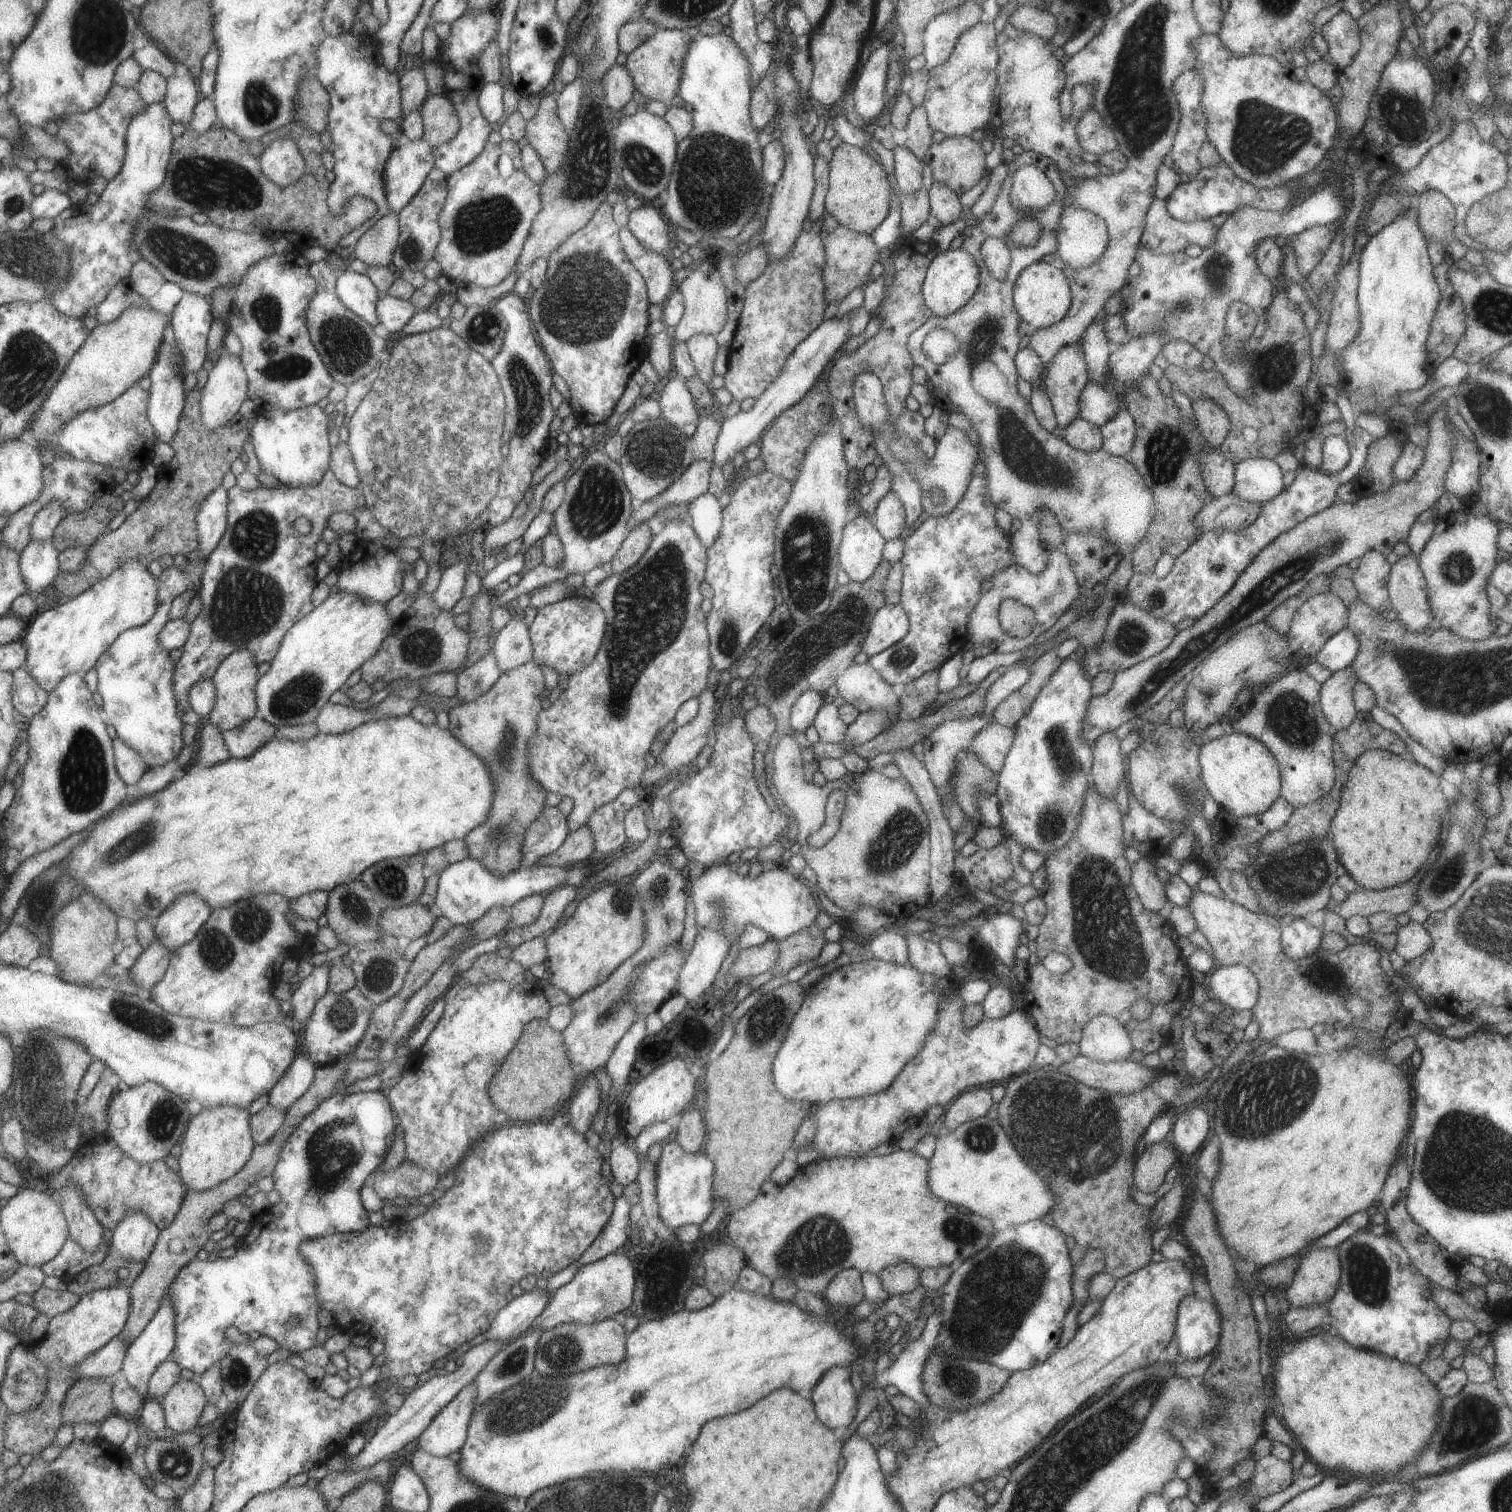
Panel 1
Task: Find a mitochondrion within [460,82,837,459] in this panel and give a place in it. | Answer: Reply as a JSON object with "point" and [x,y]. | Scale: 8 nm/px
{"point":[582,302]}

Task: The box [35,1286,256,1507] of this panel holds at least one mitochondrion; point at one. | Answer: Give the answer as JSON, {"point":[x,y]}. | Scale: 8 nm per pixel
{"point":[177,1466]}

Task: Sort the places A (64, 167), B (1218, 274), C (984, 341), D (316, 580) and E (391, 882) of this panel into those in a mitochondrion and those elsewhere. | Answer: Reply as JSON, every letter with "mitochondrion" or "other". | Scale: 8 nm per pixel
{"A":"other","B":"mitochondrion","C":"mitochondrion","D":"other","E":"mitochondrion"}

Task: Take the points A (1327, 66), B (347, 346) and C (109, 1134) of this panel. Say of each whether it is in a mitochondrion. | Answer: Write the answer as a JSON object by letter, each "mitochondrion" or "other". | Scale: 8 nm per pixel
{"A":"other","B":"mitochondrion","C":"other"}

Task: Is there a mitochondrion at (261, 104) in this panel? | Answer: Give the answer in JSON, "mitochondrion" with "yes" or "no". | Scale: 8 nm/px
{"mitochondrion":"yes"}

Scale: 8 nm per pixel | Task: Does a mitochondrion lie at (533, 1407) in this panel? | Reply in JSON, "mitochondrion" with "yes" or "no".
{"mitochondrion":"yes"}

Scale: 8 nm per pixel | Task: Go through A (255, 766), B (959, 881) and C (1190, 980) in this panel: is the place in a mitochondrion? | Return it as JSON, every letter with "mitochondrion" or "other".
{"A":"other","B":"other","C":"other"}

